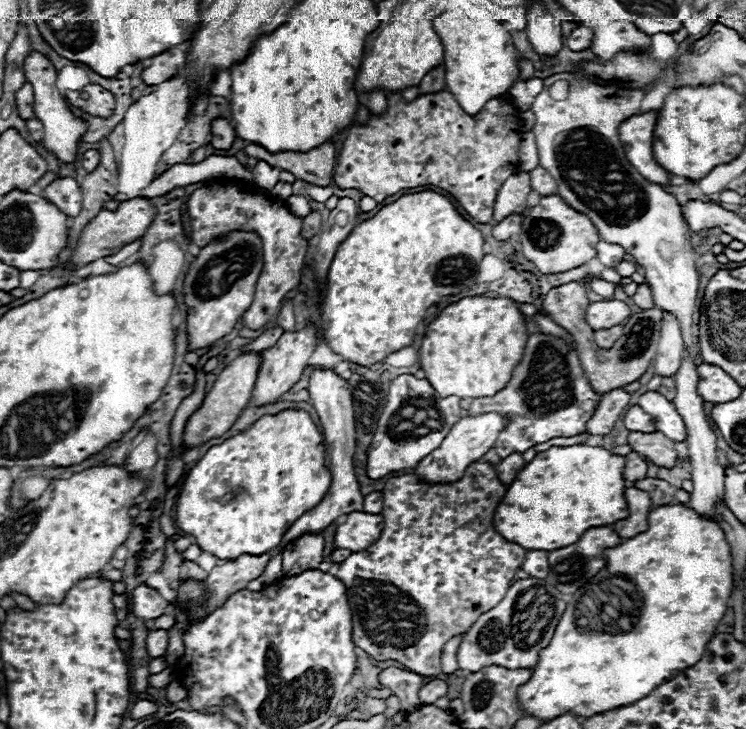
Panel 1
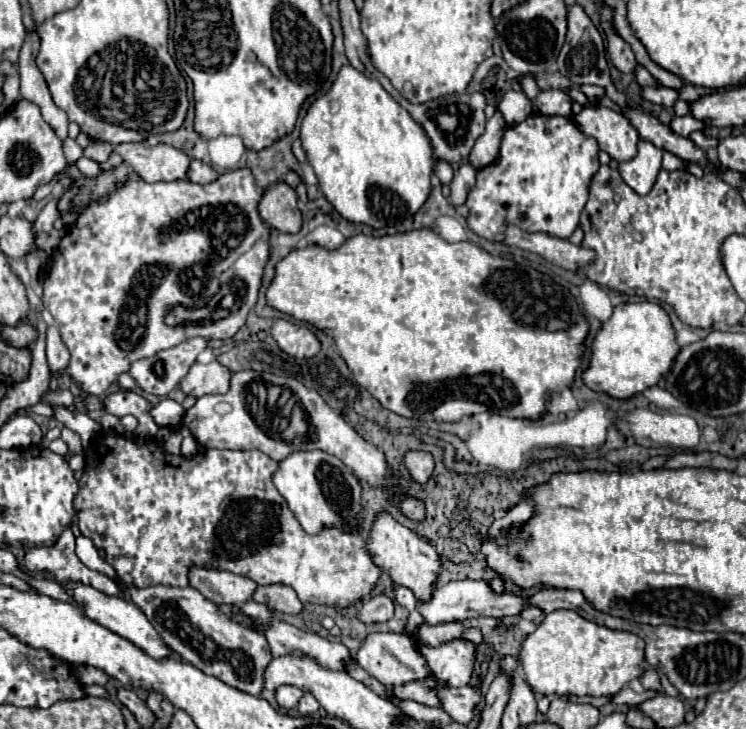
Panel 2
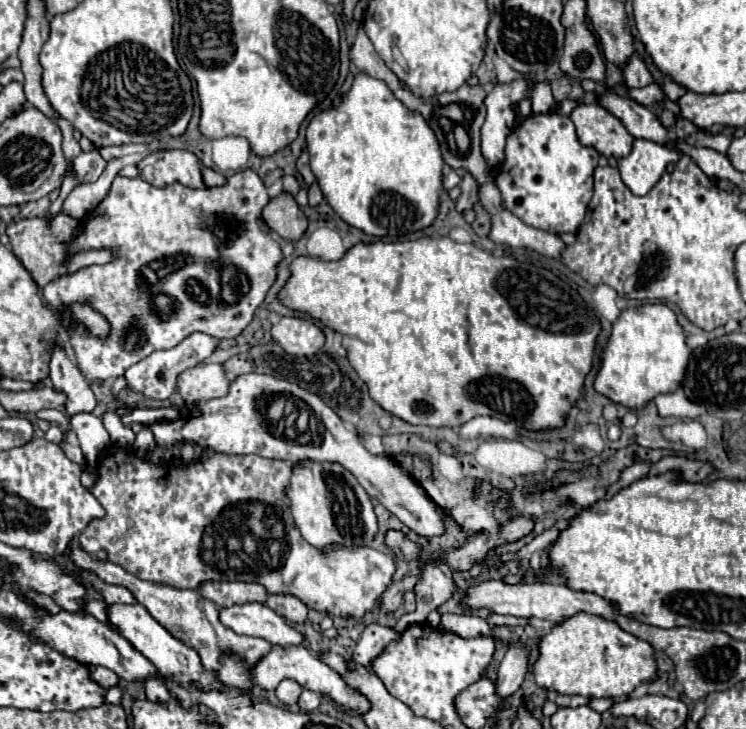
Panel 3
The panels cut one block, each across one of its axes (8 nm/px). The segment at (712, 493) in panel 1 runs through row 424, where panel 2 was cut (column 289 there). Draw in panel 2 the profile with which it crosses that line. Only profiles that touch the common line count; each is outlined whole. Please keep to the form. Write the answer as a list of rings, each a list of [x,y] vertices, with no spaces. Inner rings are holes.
[[[280,686],[276,690],[276,700],[280,704],[280,708],[286,708],[286,710],[292,710],[298,706],[298,700],[302,698],[302,690],[296,688],[296,686]]]

